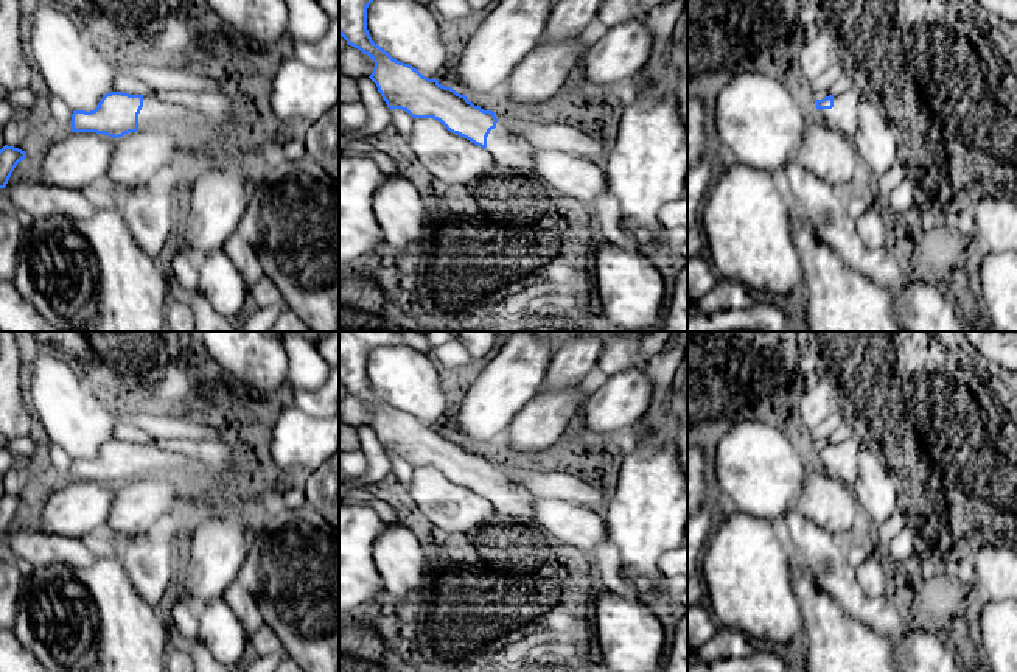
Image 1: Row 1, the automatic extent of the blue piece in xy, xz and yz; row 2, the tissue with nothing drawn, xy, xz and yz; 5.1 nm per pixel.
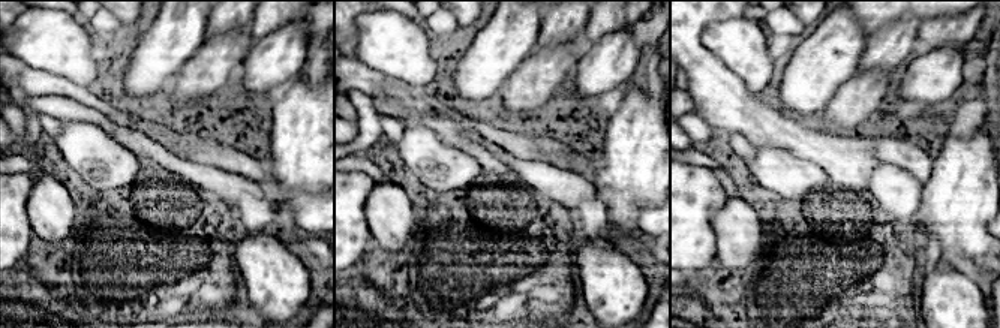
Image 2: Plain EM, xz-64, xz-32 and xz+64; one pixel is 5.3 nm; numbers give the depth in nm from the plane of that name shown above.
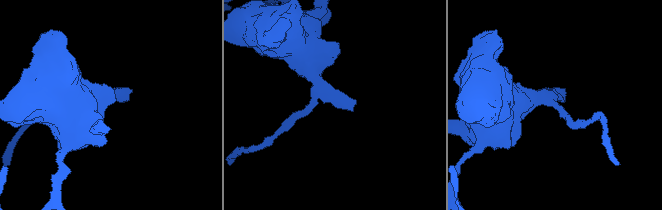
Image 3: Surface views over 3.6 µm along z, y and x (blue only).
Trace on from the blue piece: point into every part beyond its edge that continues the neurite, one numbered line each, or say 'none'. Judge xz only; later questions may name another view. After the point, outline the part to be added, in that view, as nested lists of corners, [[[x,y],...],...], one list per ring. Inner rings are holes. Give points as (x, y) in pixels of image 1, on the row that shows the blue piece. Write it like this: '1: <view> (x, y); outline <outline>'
1: xz (513, 154); outline [[[498,120],[496,128],[490,131],[485,149],[493,156],[499,171],[510,176],[535,177],[536,148],[502,121]]]

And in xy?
1: xy (206, 139); outline [[[143,95],[143,107],[138,114],[138,131],[174,129],[202,157],[213,157],[222,152],[238,151],[238,138],[222,128],[211,124],[201,114],[182,106],[171,104]]]

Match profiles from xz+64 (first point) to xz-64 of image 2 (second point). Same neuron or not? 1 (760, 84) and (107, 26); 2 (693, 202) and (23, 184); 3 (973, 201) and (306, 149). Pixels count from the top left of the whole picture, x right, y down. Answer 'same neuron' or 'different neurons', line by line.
1: different neurons
2: same neuron
3: same neuron

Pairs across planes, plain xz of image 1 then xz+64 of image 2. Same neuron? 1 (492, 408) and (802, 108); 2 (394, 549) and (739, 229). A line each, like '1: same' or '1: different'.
1: same
2: same

